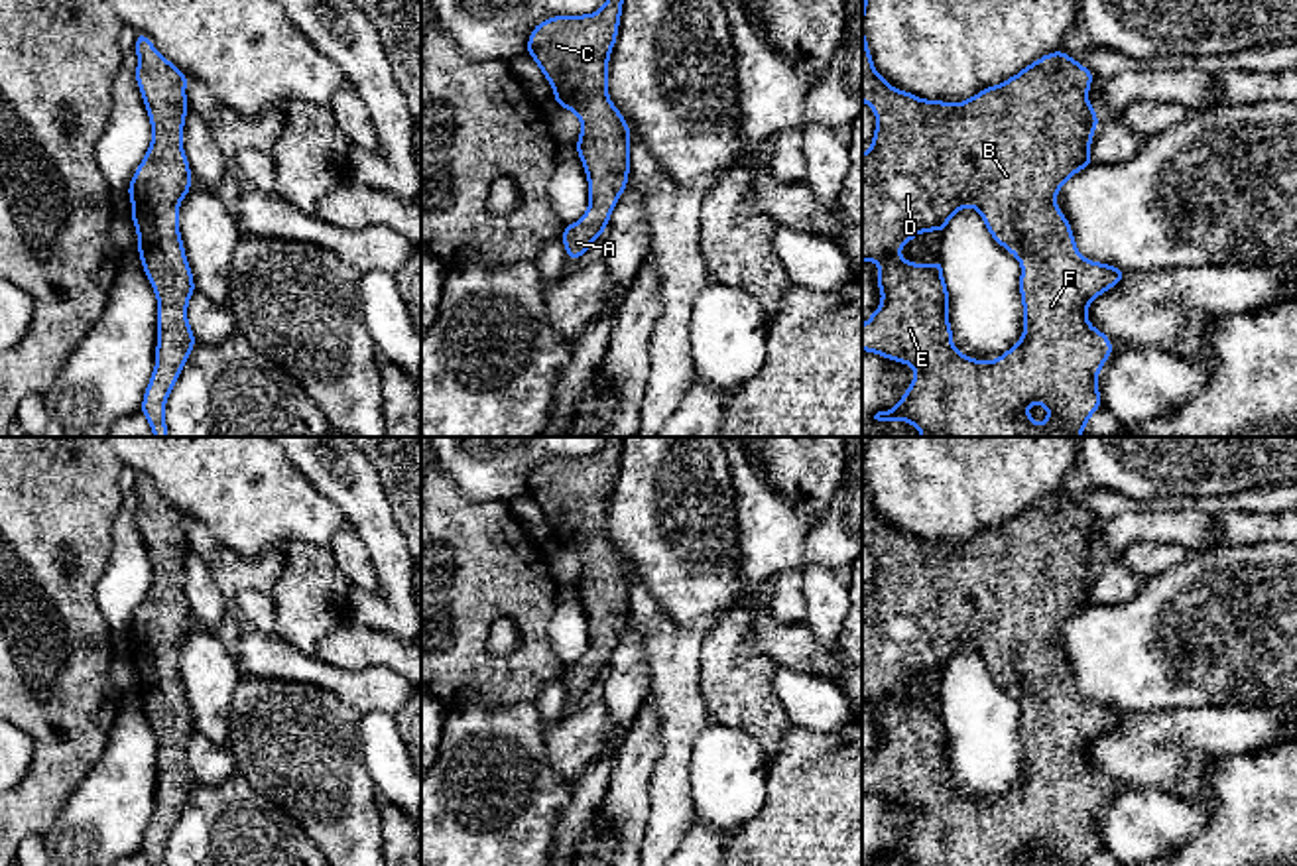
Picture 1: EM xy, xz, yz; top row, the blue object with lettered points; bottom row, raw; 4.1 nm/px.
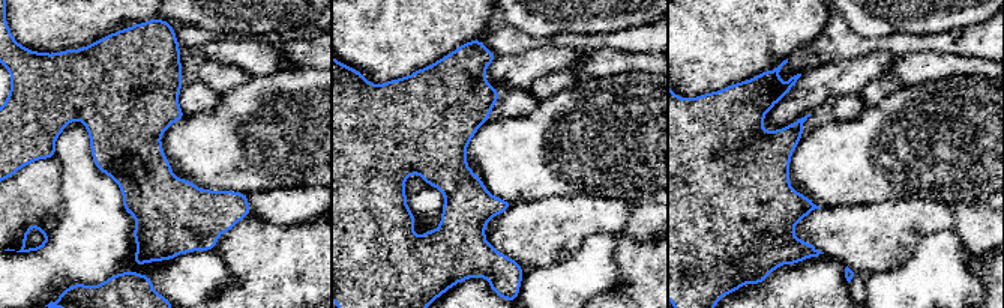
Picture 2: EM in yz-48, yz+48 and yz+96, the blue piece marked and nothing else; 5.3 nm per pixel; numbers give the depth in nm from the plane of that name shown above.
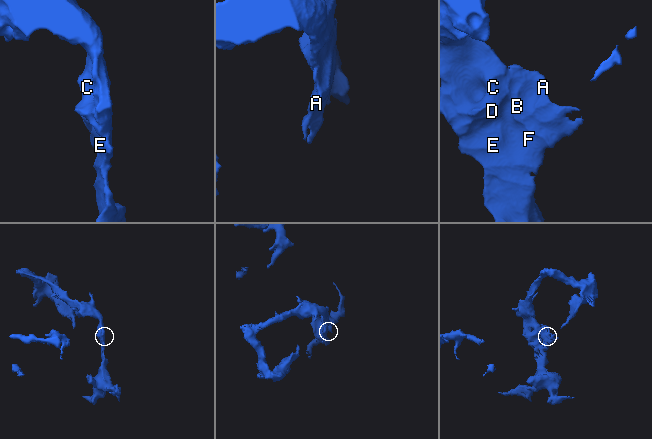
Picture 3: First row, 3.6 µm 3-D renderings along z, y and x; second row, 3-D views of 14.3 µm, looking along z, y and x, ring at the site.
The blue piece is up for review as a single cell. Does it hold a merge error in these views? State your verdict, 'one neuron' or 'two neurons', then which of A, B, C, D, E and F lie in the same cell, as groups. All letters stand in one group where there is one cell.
one neuron; groups A B C D E F

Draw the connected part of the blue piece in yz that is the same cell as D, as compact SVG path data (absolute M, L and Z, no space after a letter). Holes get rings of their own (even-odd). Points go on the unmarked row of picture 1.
M862 437L862 541L876 555L876 571L872 588L862 594L862 703L880 705L876 724L882 732L882 744L862 766L862 791L915 809L899 844L894 850L878 852L874 860L911 866L1086 866L1090 856L1102 848L1098 813L1114 793L1112 781L1088 764L1088 746L1128 718L1128 712L1116 707L1082 699L1067 657L1055 646L1067 620L1096 606L1090 585L1100 561L1086 539L1094 514L1059 490L962 543L925 541L894 529L876 514L864 476L868 441L870 437ZM966 648L980 653L988 675L1021 705L1018 726L1023 746L1023 775L992 803L964 797L953 785L947 758L951 738L943 718L943 701L937 699L923 707L899 699L899 691L919 673L945 673L951 657ZM1033 844L1047 848L1045 864L1035 864L1027 856L1025 850Z

